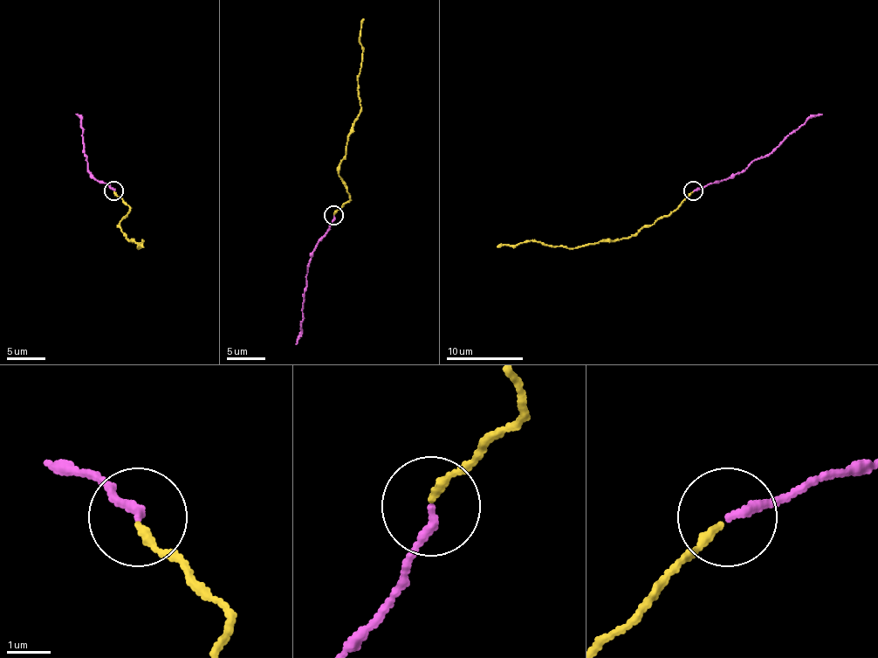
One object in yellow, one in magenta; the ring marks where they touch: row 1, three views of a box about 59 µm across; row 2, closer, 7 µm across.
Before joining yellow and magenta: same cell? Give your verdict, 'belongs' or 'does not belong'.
belongs

